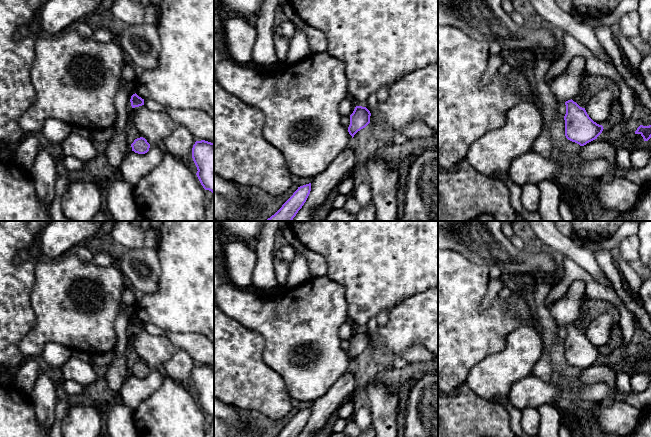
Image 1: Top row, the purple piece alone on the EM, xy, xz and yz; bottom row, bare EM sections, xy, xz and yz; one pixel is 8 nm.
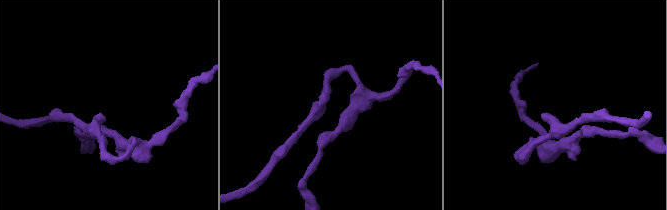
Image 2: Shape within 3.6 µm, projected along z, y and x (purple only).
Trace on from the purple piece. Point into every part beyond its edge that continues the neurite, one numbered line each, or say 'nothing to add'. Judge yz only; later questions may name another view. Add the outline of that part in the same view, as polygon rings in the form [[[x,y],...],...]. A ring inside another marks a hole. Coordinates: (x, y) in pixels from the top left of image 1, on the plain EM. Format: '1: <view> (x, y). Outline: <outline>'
nothing to add

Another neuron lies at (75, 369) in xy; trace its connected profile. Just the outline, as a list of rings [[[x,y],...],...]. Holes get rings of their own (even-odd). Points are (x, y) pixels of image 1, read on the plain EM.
[[[71,356],[59,370],[62,372],[62,379],[74,381],[84,387],[98,377],[94,366],[74,356]]]

